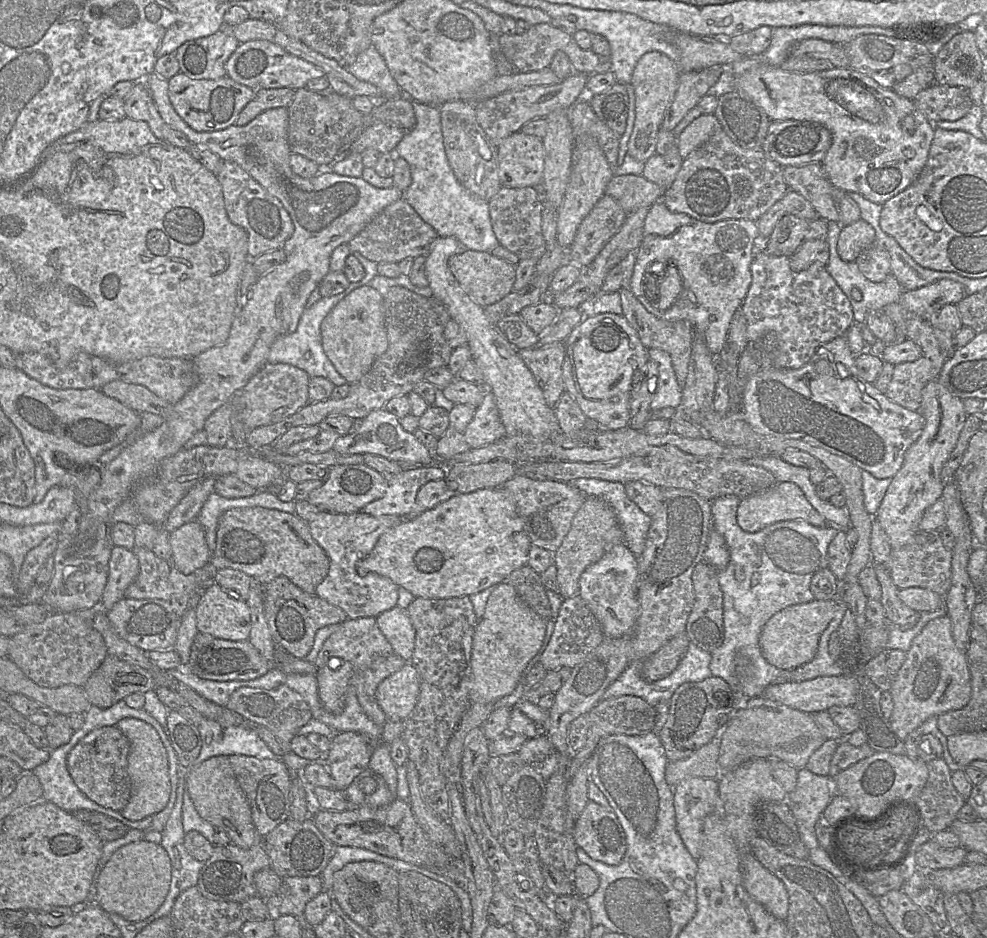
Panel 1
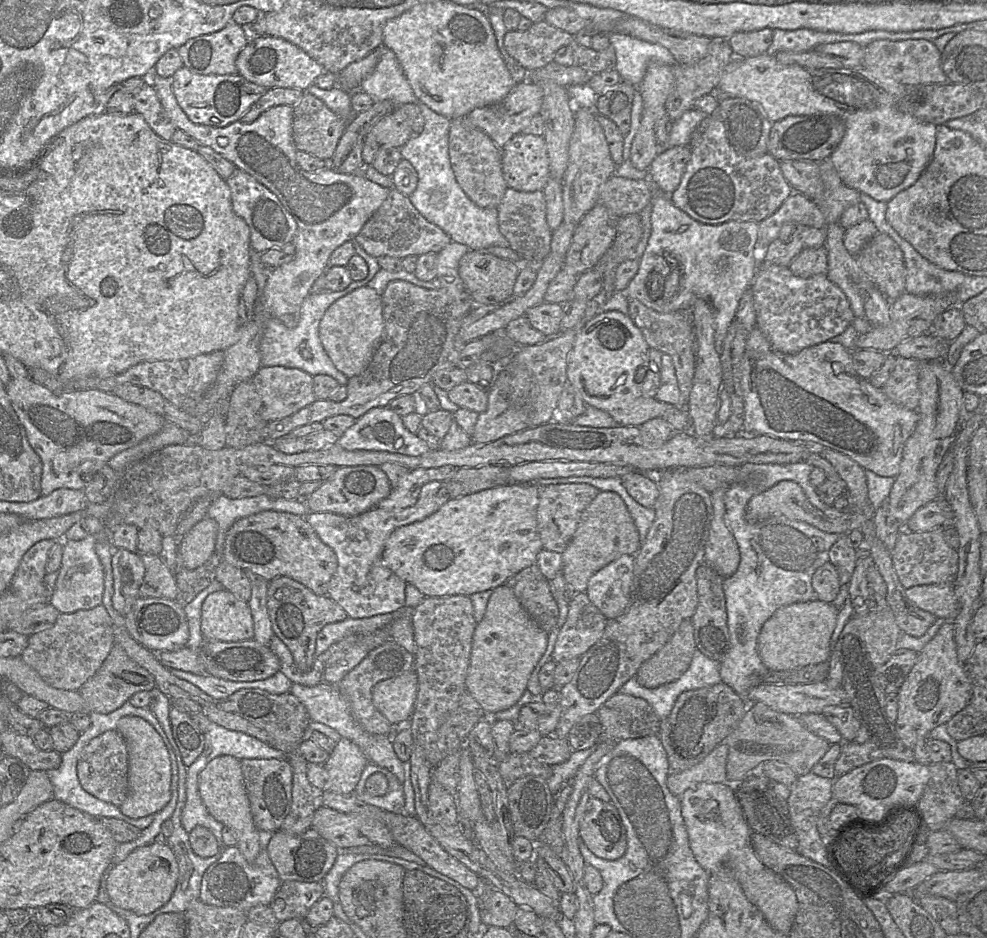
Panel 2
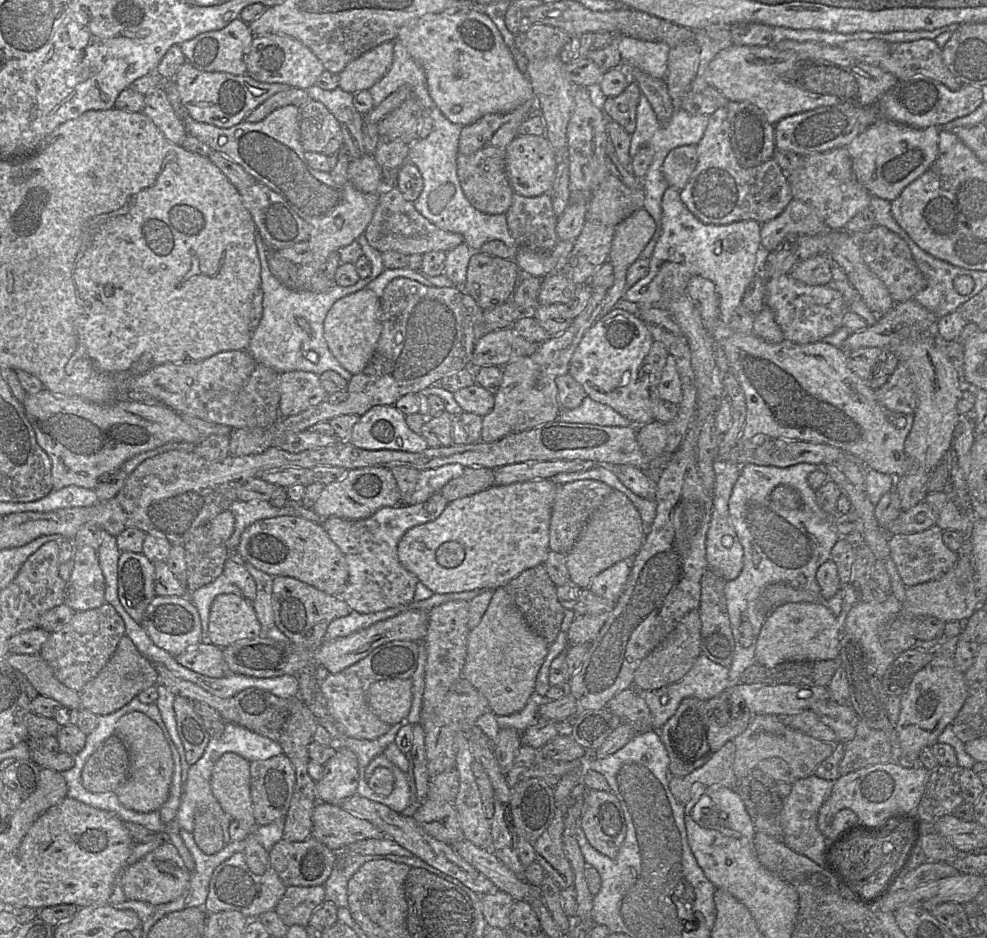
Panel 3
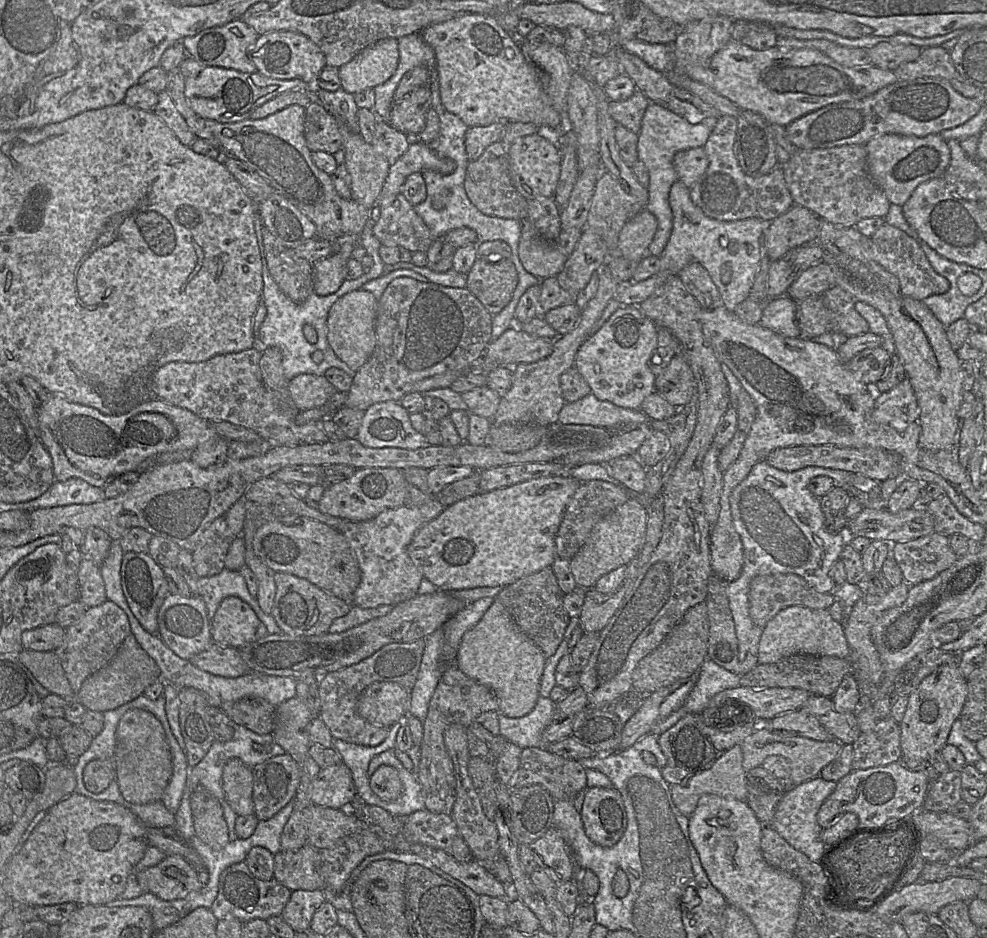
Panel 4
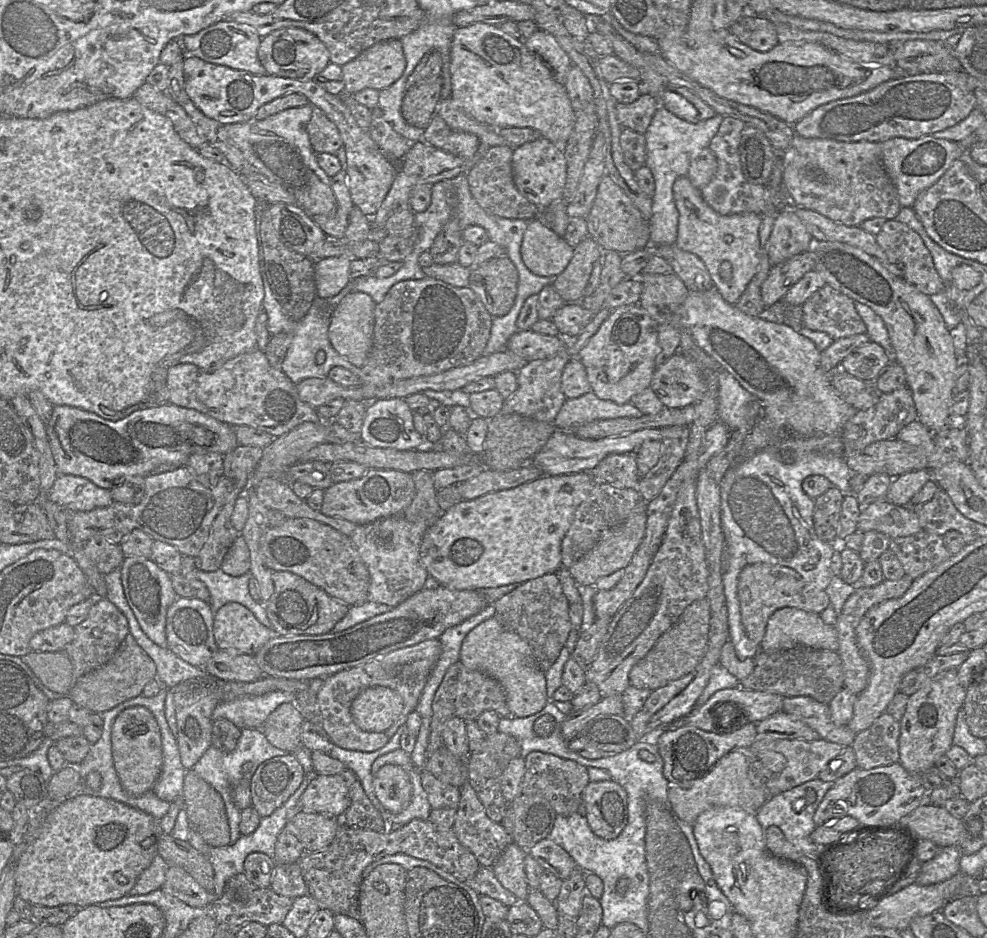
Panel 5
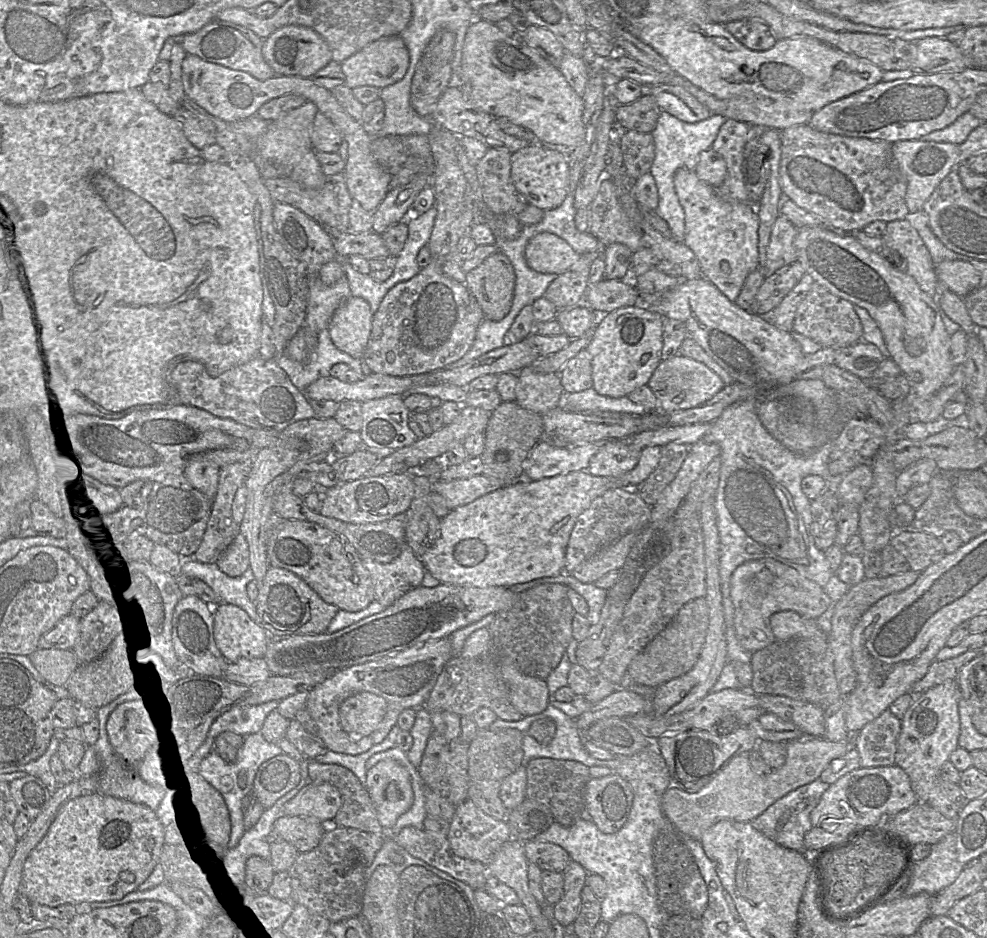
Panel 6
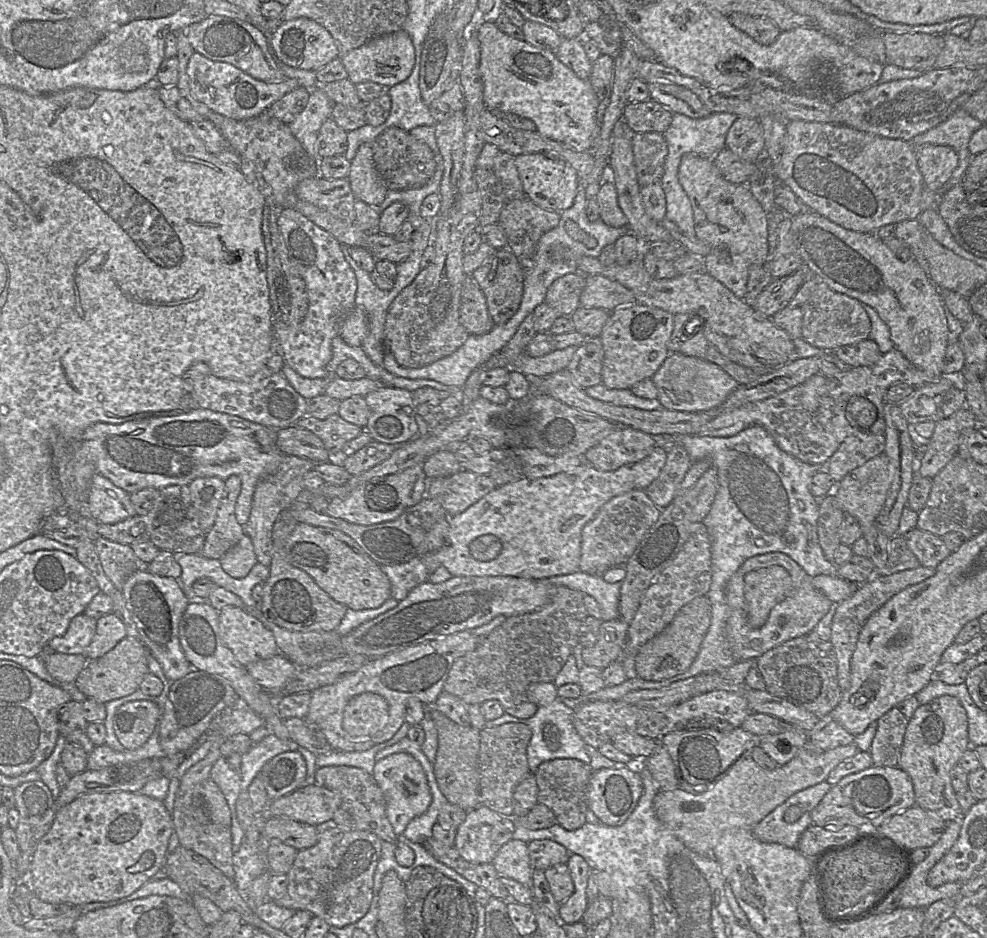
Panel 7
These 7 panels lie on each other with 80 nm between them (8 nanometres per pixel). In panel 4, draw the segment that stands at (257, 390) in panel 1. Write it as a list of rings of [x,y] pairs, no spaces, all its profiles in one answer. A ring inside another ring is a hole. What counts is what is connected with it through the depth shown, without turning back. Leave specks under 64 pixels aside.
[[[300,374],[288,382],[290,395],[300,412],[322,407],[337,391],[324,377]]]

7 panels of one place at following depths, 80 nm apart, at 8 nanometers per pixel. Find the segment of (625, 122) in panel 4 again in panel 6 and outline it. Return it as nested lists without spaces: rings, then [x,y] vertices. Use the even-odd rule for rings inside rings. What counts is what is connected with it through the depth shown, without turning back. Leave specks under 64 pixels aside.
[[[646,92],[635,102],[627,105],[618,105],[616,121],[626,131],[651,133],[657,124],[661,109],[654,97]]]

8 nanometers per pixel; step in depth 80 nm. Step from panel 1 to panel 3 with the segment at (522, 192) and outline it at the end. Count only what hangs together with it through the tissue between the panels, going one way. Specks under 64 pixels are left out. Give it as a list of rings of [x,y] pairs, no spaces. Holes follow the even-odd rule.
[[[514,193],[505,215],[509,232],[519,247],[552,252],[557,245],[558,217],[549,194],[525,197]]]

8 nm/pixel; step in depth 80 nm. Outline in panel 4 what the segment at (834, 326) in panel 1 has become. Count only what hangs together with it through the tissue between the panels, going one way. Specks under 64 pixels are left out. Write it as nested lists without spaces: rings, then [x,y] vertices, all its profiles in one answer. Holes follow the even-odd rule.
[[[822,295],[811,296],[796,303],[800,337],[814,339],[830,331],[830,313],[823,304]]]

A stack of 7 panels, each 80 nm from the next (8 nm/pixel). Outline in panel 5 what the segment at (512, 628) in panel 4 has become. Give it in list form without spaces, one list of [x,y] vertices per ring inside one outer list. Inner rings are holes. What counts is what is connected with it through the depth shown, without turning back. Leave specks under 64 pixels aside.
[[[496,615],[481,622],[467,634],[459,660],[465,667],[490,676],[502,685],[512,716],[524,718],[545,707],[548,701],[545,673],[537,666],[530,645],[517,633],[507,630]]]

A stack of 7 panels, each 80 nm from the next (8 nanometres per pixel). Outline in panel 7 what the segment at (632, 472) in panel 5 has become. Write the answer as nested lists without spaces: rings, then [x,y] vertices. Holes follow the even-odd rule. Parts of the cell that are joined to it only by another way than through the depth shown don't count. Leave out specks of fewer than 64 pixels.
[[[617,427],[585,453],[585,461],[601,471],[641,461],[658,446],[656,438],[630,427]]]

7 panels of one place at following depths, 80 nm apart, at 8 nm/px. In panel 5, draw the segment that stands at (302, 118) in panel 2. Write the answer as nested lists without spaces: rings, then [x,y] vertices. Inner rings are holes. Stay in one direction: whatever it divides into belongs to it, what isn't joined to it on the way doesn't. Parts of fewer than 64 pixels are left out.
[[[313,107],[311,119],[307,124],[309,141],[315,153],[336,155],[343,142],[337,127],[318,108]]]

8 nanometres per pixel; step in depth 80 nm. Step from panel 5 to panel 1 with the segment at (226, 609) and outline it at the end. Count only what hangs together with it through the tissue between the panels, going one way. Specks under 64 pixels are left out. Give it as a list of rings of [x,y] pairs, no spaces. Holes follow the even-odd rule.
[[[218,584],[204,589],[195,610],[199,632],[225,640],[248,640],[251,631],[248,604],[229,596]]]

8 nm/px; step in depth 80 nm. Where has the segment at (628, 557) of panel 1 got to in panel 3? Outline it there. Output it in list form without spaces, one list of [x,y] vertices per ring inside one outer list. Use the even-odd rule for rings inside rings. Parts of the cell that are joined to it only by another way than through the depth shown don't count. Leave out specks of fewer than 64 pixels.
[[[621,560],[599,573],[588,588],[597,596],[616,602],[627,584],[631,569],[632,560]]]

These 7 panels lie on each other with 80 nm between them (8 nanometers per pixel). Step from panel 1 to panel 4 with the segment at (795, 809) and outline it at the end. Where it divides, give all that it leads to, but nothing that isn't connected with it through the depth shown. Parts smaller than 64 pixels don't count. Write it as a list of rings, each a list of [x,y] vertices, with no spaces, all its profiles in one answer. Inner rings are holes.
[[[818,776],[785,791],[770,825],[793,848],[805,854],[813,862],[818,862],[825,846],[821,840],[822,828],[816,816],[823,802],[835,790],[836,783]]]

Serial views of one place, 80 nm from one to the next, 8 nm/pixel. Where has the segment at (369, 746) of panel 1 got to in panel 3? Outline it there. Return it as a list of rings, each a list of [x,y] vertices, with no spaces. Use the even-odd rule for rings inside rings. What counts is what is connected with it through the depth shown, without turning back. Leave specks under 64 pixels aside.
[[[339,747],[323,766],[321,778],[315,782],[318,802],[340,805],[357,794],[359,765],[356,755],[346,747]]]

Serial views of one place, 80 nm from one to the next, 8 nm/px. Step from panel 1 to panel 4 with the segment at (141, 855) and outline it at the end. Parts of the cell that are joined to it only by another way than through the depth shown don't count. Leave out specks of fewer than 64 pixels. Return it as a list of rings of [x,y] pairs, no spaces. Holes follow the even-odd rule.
[[[166,856],[160,863],[137,873],[137,881],[144,893],[152,893],[165,901],[185,898],[190,892],[203,887],[193,867],[181,856]]]

